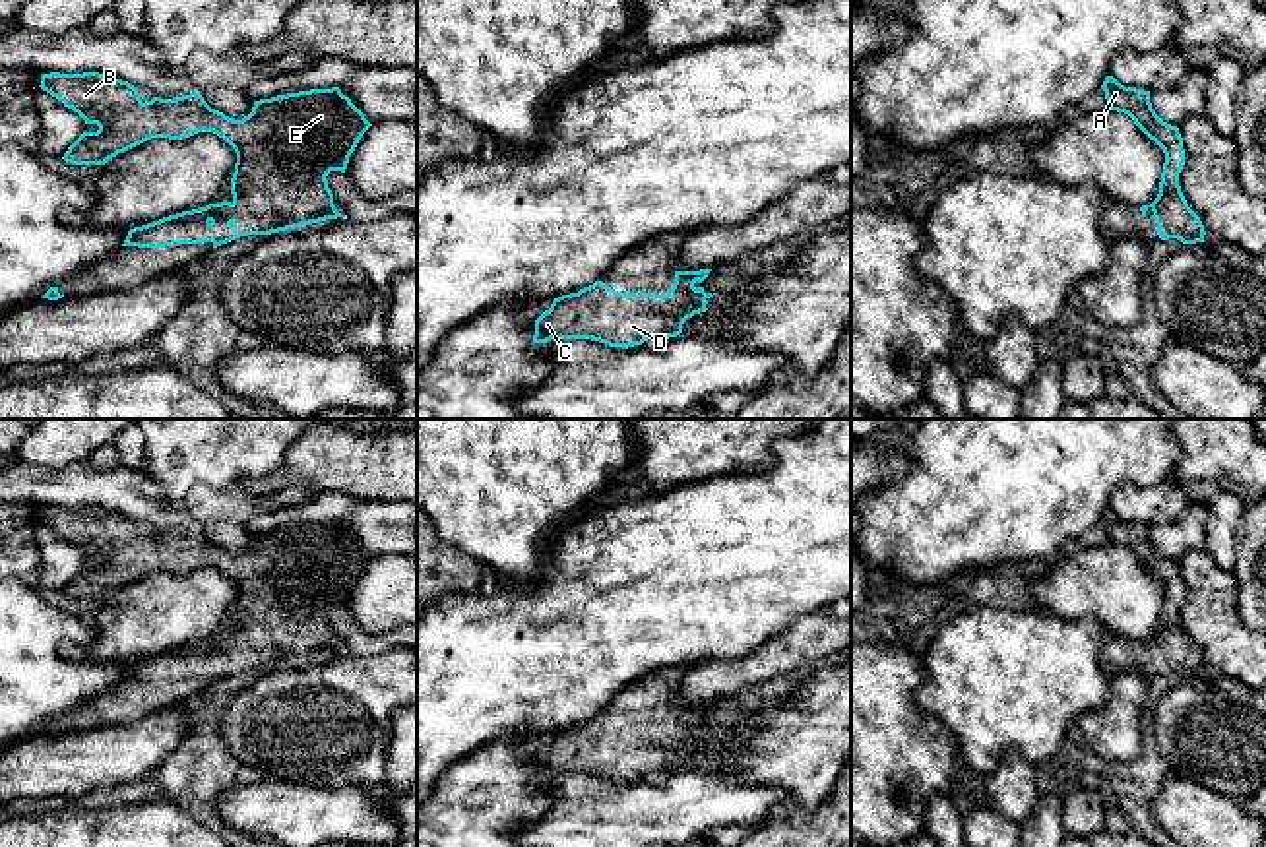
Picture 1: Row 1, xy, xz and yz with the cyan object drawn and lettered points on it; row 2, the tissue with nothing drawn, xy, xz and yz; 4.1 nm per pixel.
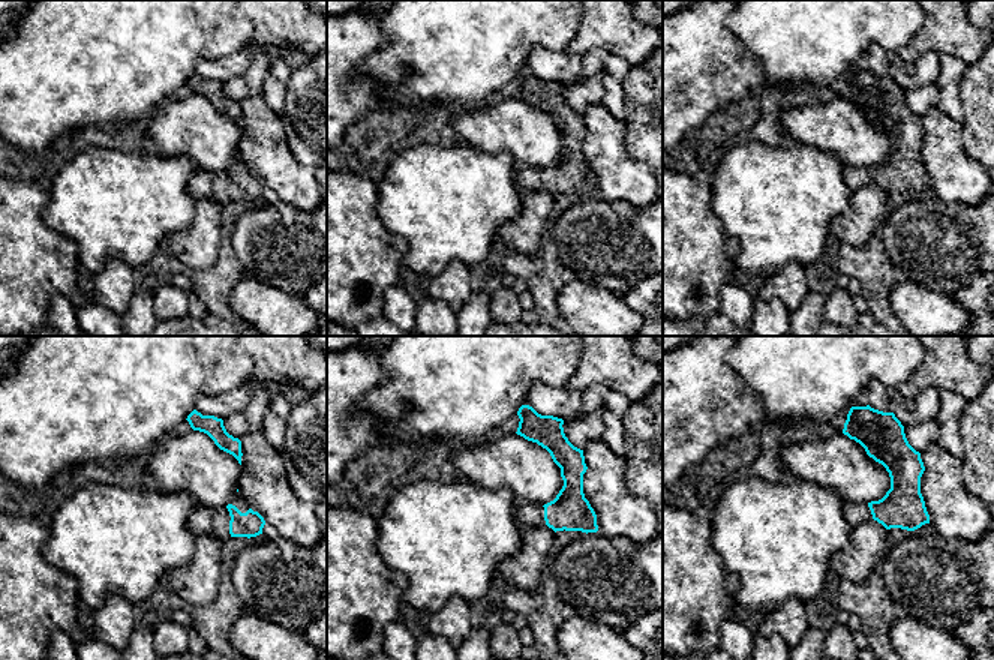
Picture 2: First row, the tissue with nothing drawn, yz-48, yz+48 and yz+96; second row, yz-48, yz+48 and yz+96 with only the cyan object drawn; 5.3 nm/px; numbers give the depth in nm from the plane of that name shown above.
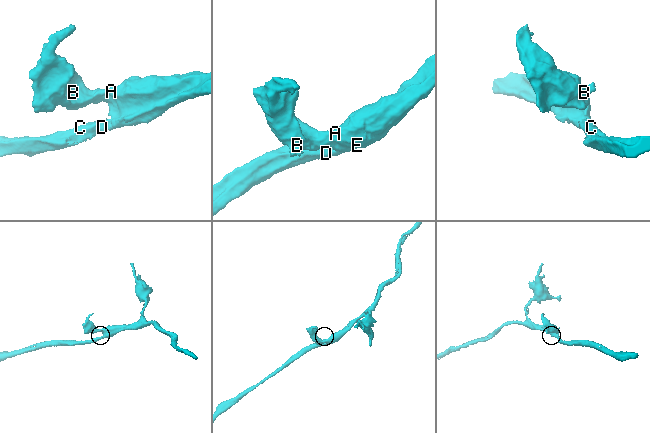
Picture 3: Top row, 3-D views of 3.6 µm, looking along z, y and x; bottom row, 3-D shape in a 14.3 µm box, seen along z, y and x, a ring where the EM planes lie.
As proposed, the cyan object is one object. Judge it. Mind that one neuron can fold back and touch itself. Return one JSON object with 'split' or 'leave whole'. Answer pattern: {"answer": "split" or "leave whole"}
{"answer": "leave whole"}

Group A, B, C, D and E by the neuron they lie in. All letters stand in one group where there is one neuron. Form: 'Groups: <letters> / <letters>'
Groups: A B C D E

